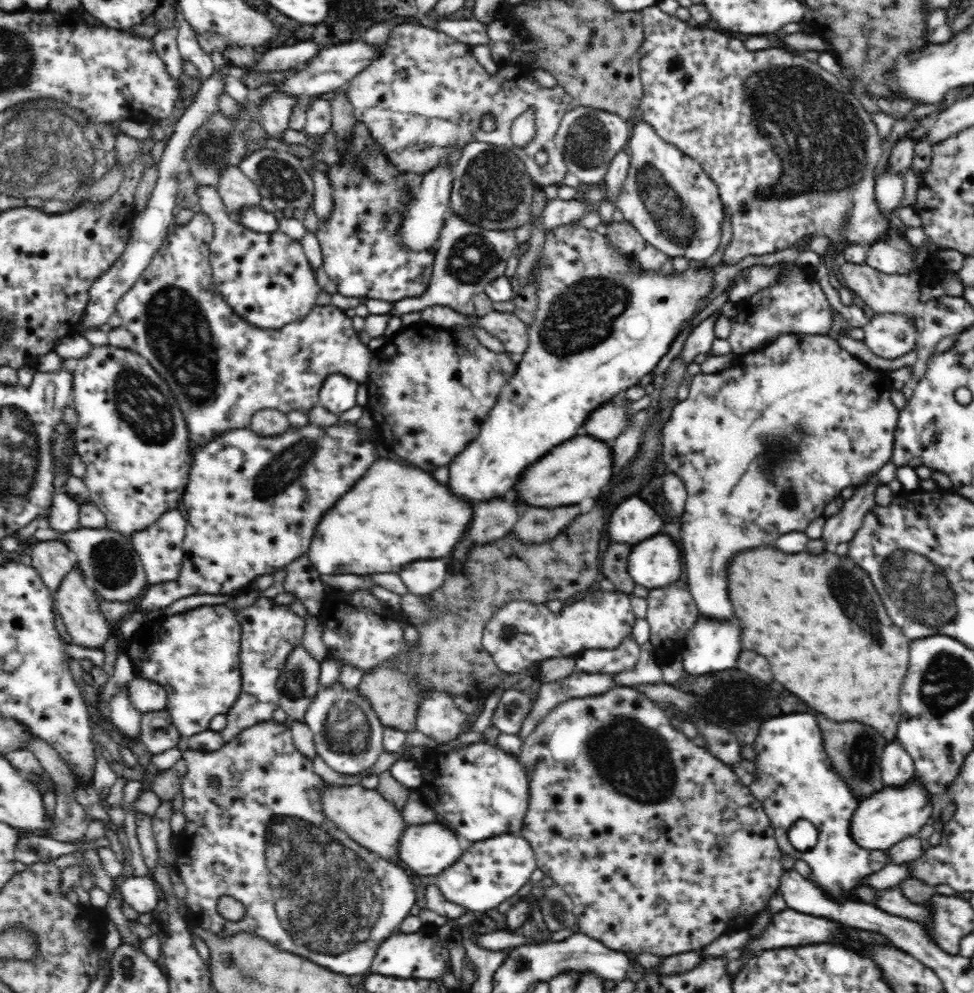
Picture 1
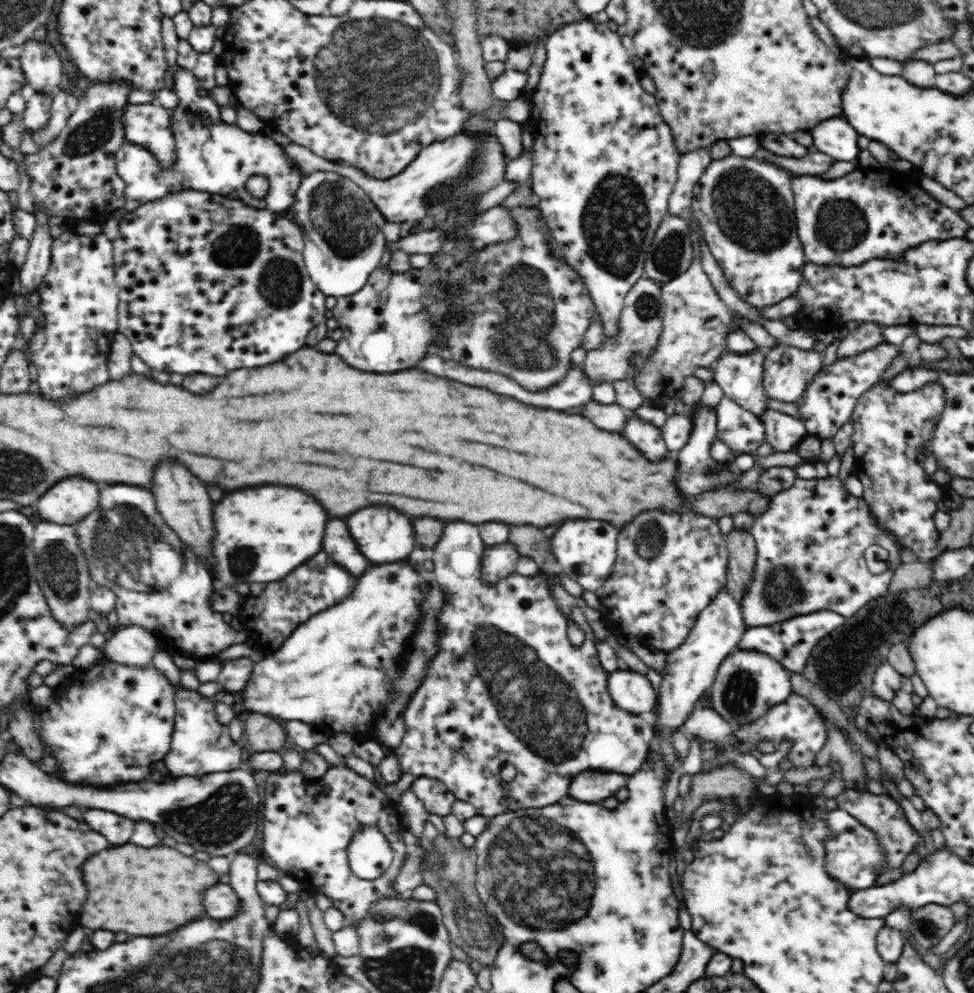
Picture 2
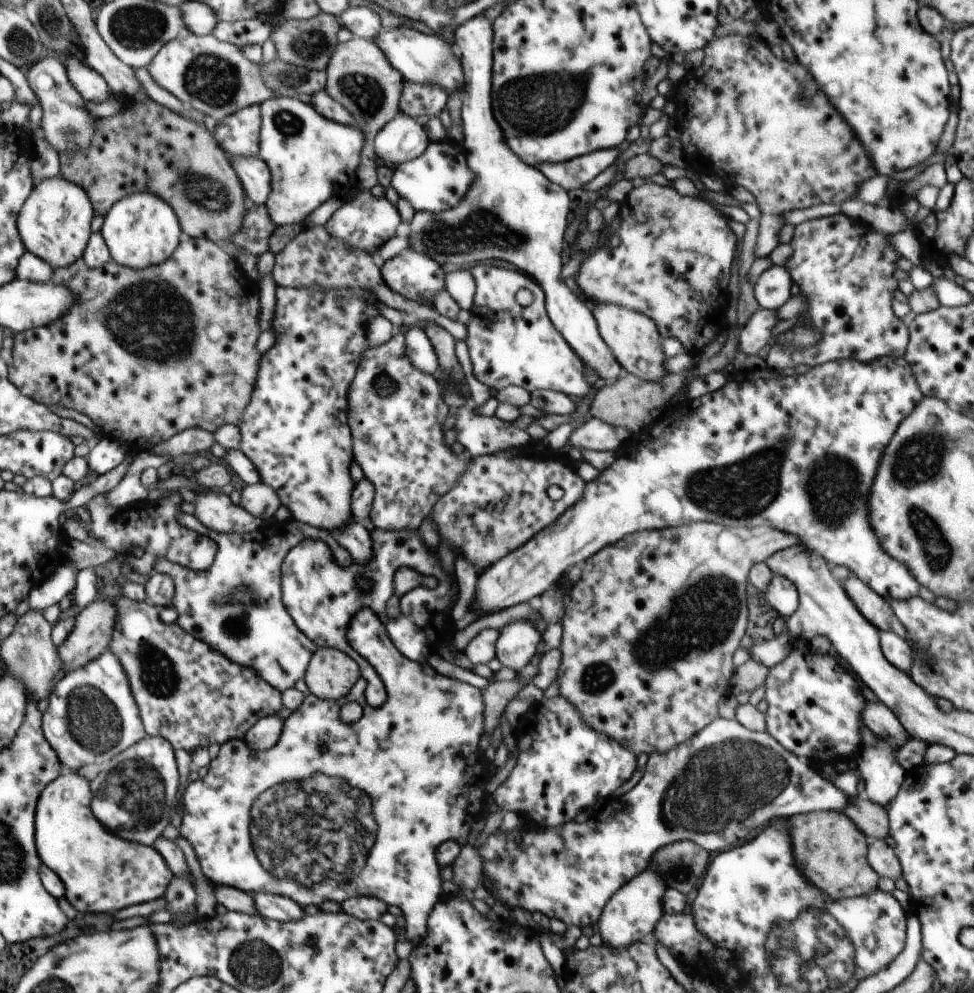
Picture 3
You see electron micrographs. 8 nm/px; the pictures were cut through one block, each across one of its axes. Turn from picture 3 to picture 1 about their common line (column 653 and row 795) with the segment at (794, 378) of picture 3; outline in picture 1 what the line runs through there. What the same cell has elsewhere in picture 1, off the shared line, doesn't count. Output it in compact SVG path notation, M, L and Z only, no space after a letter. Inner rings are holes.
M488 742L471 743L448 752L429 749L417 765L422 771L417 794L435 811L437 822L454 834L474 843L500 834L520 833L530 791L527 771L514 754Z

